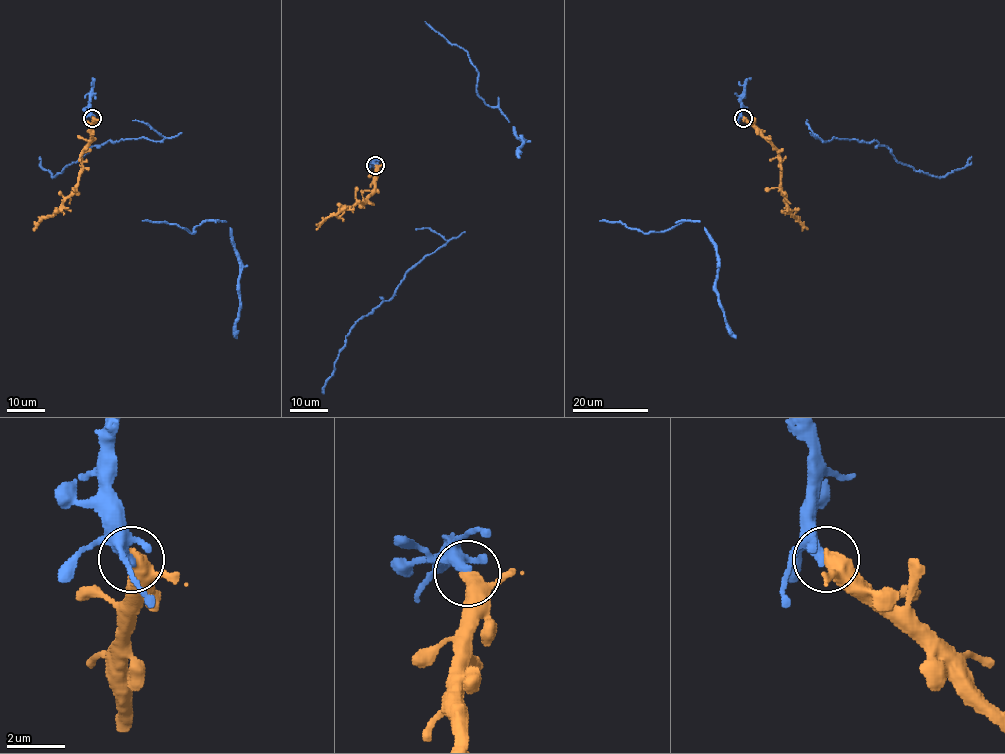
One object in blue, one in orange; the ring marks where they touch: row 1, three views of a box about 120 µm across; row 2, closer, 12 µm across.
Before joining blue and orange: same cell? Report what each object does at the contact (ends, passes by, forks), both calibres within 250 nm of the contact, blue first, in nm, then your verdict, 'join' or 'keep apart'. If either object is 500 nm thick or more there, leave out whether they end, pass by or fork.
blue forks | orange passes by | 260/420 nm | join

